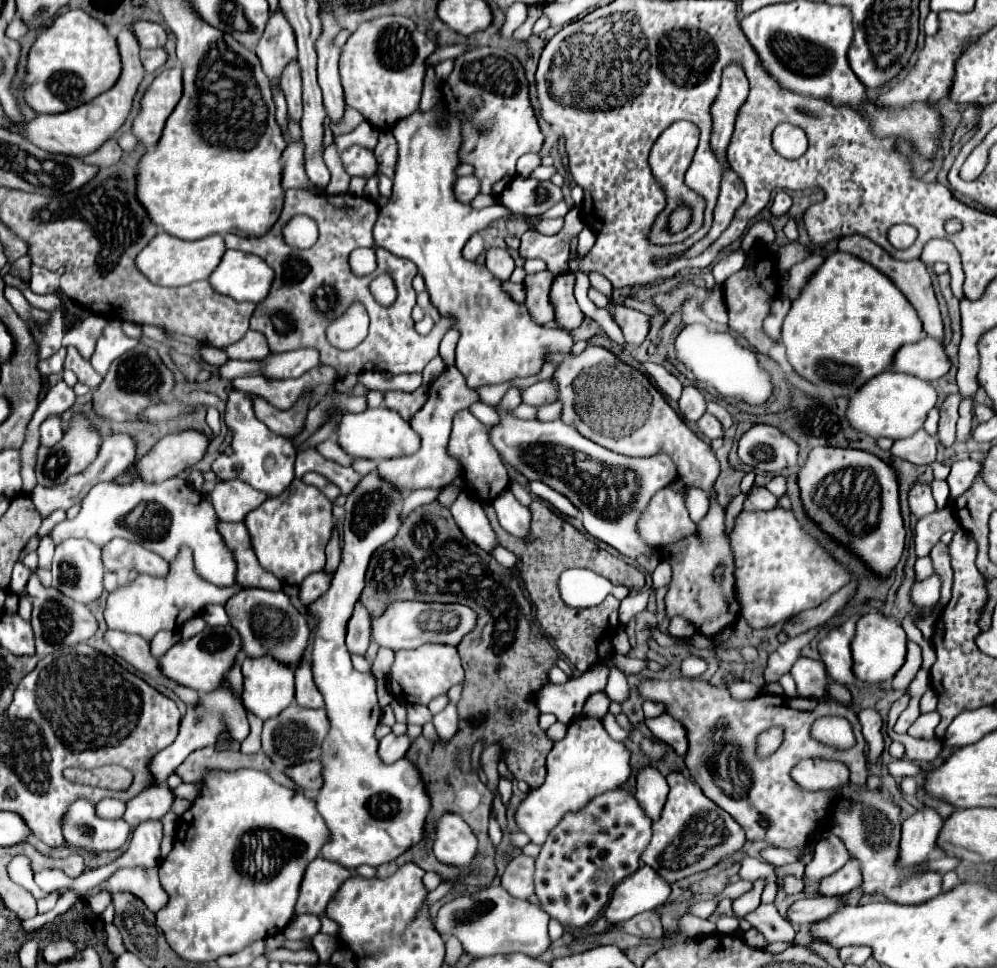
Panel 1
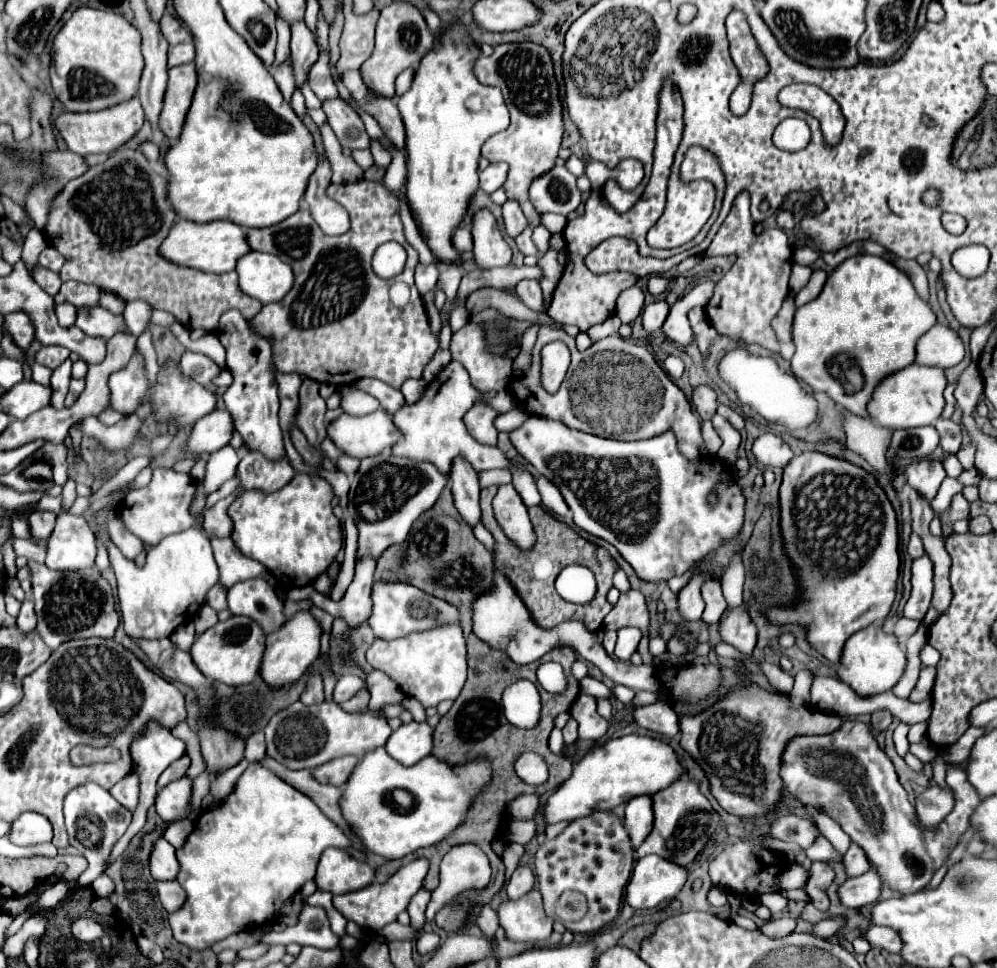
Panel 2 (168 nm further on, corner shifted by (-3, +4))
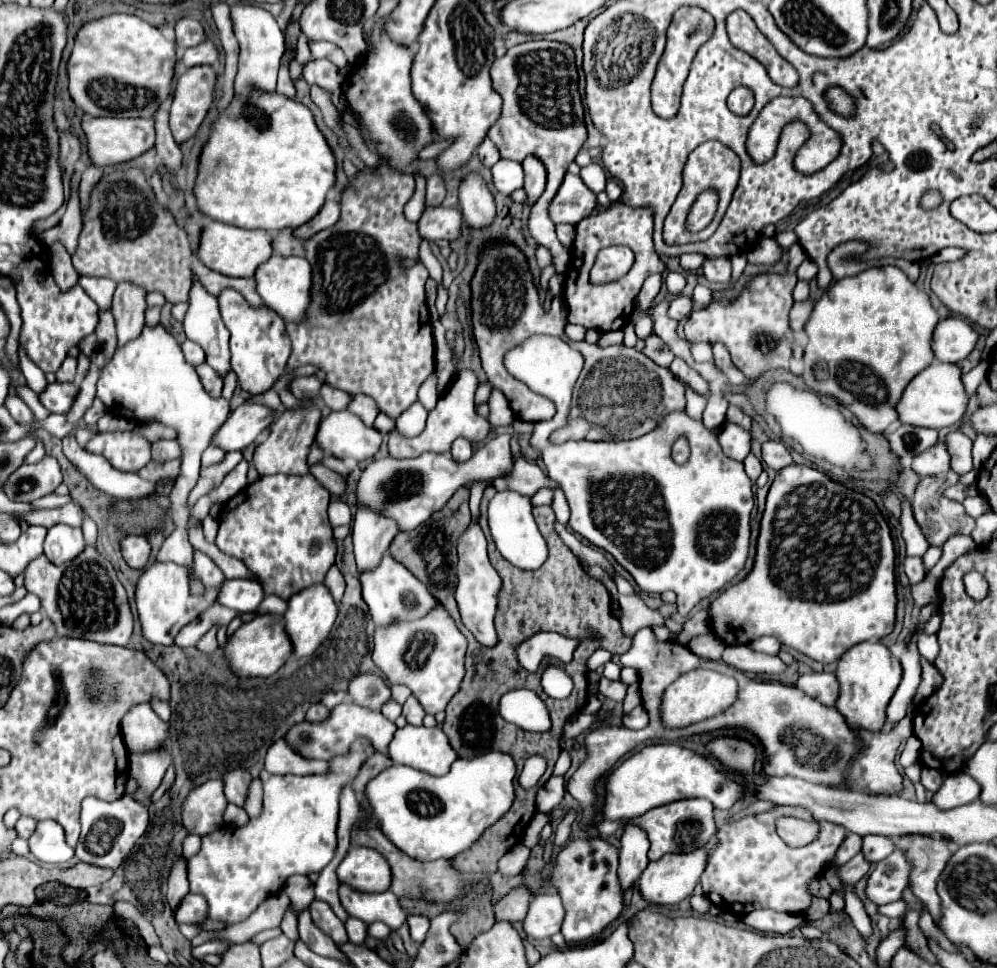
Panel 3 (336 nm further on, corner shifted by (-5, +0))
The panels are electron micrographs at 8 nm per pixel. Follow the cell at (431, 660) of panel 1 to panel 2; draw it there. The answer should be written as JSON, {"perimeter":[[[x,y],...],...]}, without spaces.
{"perimeter":[[[458,623],[438,625],[422,633],[410,633],[398,639],[376,639],[366,653],[374,669],[388,673],[406,695],[416,697],[424,707],[436,707],[440,701],[454,701],[466,681],[466,639]]]}

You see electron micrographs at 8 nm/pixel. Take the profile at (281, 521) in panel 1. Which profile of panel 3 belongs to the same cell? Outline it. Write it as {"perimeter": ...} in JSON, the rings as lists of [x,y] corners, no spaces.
{"perimeter":[[[310,473],[302,477],[272,475],[246,485],[238,495],[224,503],[220,511],[220,529],[216,545],[232,557],[238,557],[256,573],[266,595],[278,593],[290,599],[294,593],[324,581],[336,559],[336,539],[328,521],[330,491]]]}

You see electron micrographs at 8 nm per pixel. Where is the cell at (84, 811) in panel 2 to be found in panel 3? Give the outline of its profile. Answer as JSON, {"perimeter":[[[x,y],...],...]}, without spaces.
{"perimeter":[[[128,795],[116,801],[102,801],[96,797],[86,797],[80,807],[80,825],[82,825],[82,831],[76,845],[76,859],[102,867],[102,869],[118,869],[118,865],[134,847],[136,839],[146,831],[148,809],[144,805],[138,805]]]}

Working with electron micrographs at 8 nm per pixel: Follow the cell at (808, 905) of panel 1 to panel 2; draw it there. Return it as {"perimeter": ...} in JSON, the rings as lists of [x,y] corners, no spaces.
{"perimeter":[[[870,869],[860,877],[850,877],[838,891],[842,903],[848,907],[854,907],[854,909],[876,903],[880,893],[882,893],[882,881],[880,881],[876,869]]]}

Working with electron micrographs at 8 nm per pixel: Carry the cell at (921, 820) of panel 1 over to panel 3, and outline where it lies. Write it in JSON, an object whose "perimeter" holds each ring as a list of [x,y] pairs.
{"perimeter":[[[958,773],[958,775],[950,775],[944,785],[932,795],[932,803],[946,811],[946,809],[954,809],[960,805],[968,805],[972,799],[978,799],[980,795],[980,785],[966,773]]]}

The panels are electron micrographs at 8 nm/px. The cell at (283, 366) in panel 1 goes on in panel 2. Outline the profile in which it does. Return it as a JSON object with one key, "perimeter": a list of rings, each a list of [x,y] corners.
{"perimeter":[[[186,349],[182,353],[180,367],[182,367],[184,375],[192,377],[194,381],[198,381],[202,385],[210,385],[210,381],[220,373],[220,367],[210,357],[206,357],[202,353],[194,353],[190,349]]]}

